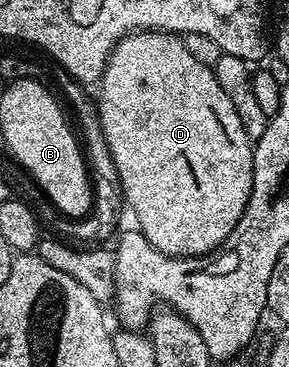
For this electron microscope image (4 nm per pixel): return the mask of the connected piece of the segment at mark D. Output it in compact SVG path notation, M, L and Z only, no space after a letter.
M141 29L124 36L116 42L112 56L108 58L108 64L104 74L98 80L100 87L100 99L98 95L98 110L100 112L100 124L102 133L106 137L106 145L112 154L114 168L120 178L120 189L123 202L136 214L135 226L150 241L154 249L158 249L163 255L177 257L191 257L193 255L206 255L224 246L224 239L230 237L234 225L238 225L238 217L248 207L250 201L250 189L252 188L252 148L253 140L248 138L246 129L242 129L242 120L239 119L234 104L230 97L222 93L222 85L218 85L218 77L213 68L202 65L186 49L183 38L179 34L170 31L150 31Z

